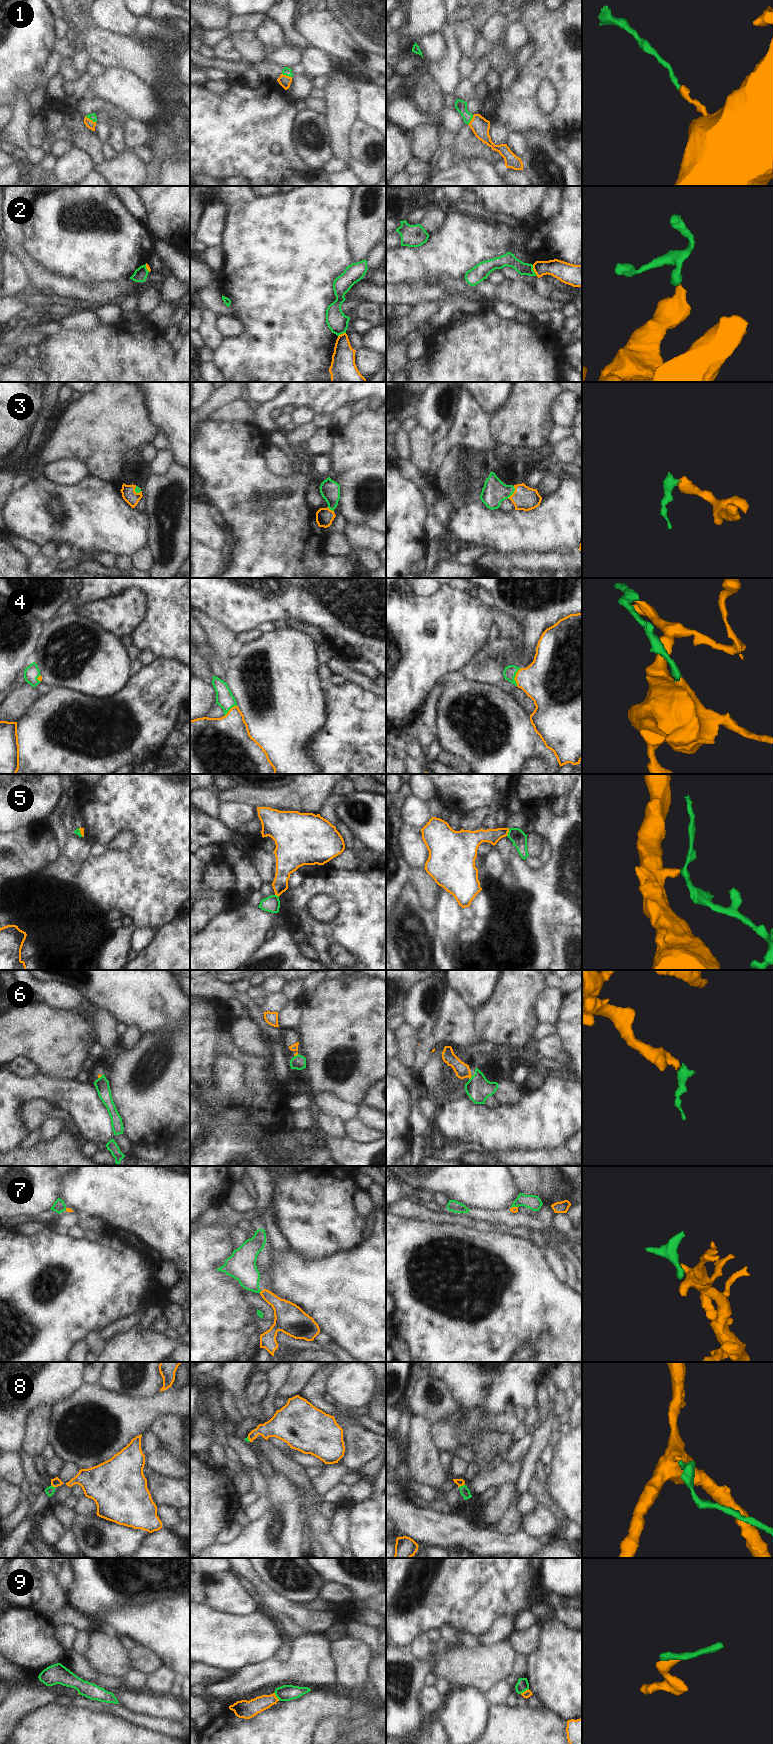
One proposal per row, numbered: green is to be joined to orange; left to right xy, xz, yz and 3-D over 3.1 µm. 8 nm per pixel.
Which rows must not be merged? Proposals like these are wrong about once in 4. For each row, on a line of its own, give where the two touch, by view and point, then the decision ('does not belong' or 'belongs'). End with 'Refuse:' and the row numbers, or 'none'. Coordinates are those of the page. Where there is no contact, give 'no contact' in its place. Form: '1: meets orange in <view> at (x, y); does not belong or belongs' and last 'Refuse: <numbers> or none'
1: meets orange in xy at (89, 119); belongs
2: meets orange in yz at (533, 269); does not belong
3: meets orange in yz at (514, 492); belongs
4: meets orange in yz at (515, 676); belongs
5: meets orange in yz at (508, 831); does not belong
6: meets orange in yz at (470, 1077); belongs
7: meets orange in yz at (514, 1207); does not belong
8: meets orange in yz at (461, 1485); belongs
9: meets orange in xz at (275, 1696); does not belong
Refuse: 2, 5, 7, 9

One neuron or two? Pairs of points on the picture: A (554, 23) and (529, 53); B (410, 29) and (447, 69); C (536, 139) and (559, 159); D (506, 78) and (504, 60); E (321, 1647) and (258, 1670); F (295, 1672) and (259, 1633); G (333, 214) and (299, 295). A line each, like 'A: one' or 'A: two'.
A: two
B: two
C: one
D: two
E: one
F: two
G: one

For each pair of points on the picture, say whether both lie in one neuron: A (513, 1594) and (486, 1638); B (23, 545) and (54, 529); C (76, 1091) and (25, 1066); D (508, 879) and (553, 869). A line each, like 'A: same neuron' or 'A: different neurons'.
A: different neurons
B: different neurons
C: different neurons
D: different neurons

